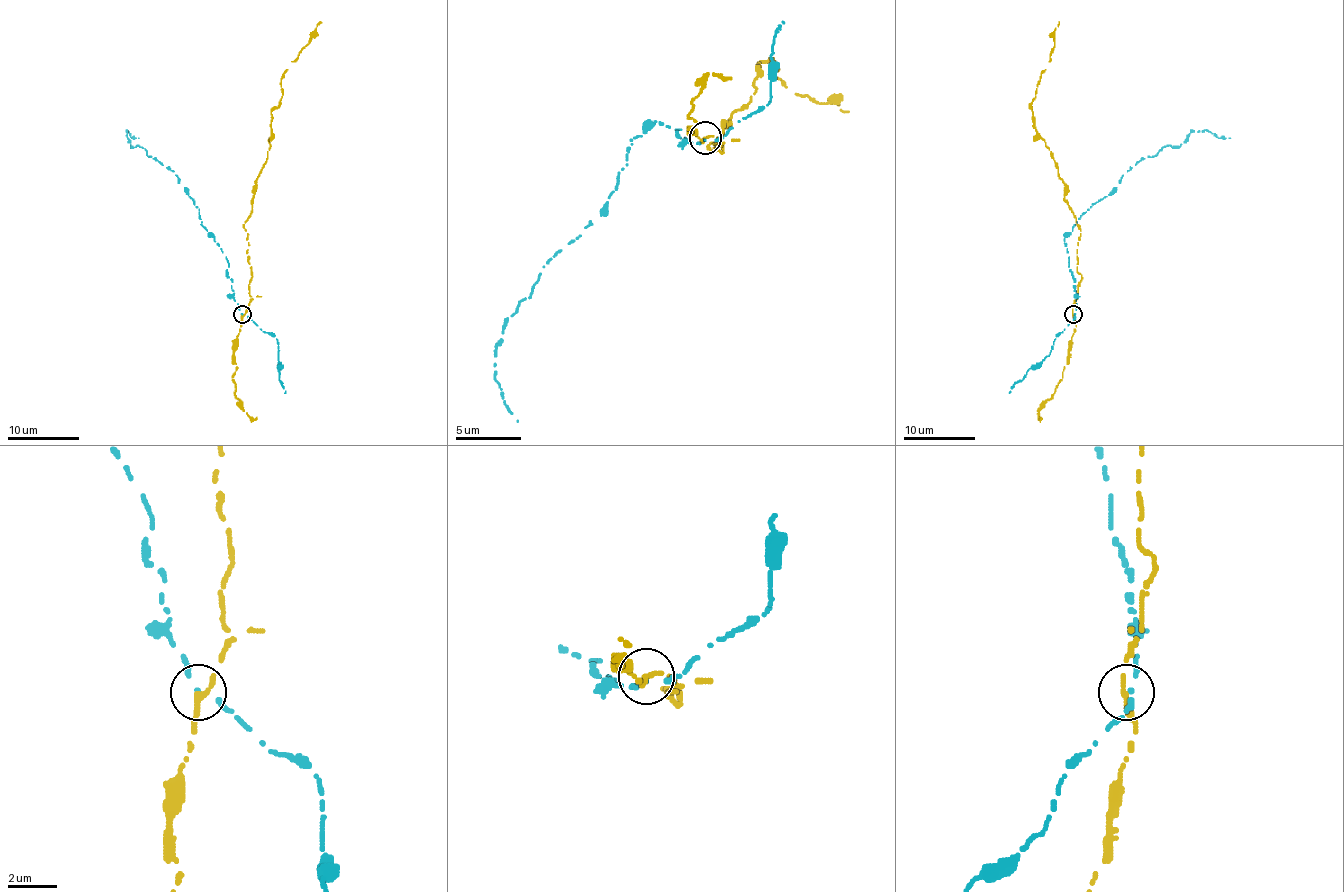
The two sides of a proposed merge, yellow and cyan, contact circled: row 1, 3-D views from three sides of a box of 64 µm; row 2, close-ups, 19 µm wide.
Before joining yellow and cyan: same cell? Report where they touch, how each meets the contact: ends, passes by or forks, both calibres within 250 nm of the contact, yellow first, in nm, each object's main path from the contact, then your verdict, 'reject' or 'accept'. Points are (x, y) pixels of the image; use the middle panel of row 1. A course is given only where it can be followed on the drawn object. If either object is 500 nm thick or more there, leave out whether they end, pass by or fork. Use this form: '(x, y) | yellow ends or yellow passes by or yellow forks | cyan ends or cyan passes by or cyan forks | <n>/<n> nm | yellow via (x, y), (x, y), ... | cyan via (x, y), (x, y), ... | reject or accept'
(705, 137) | yellow ends | cyan passes by | 280/140 nm | yellow via (704, 138), (717, 138), (724, 151), (707, 148), (756, 89), (756, 63), (769, 60), (802, 96), (848, 112) | cyan via (704, 138), (655, 122), (632, 142), (606, 210), (518, 305), (495, 344), (495, 380), (518, 422) | reject

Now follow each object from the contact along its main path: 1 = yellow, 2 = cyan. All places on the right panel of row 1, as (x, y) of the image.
1: (1074, 315), (1081, 228), (1065, 198), (1057, 163), (1036, 131), (1030, 106), (1059, 21)
2: (1074, 315), (1065, 237), (1079, 217), (1144, 158), (1192, 131), (1230, 138)

